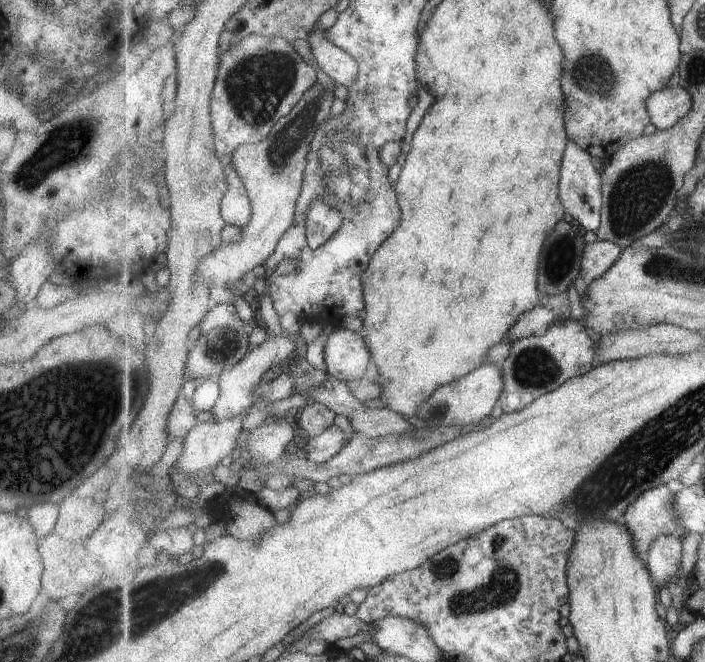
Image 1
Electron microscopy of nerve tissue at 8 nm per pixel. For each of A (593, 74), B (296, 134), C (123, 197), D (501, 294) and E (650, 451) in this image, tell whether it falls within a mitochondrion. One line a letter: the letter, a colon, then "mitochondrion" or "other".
A: mitochondrion
B: mitochondrion
C: other
D: other
E: mitochondrion

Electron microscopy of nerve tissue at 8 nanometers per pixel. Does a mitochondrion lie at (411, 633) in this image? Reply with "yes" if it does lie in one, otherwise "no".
yes

